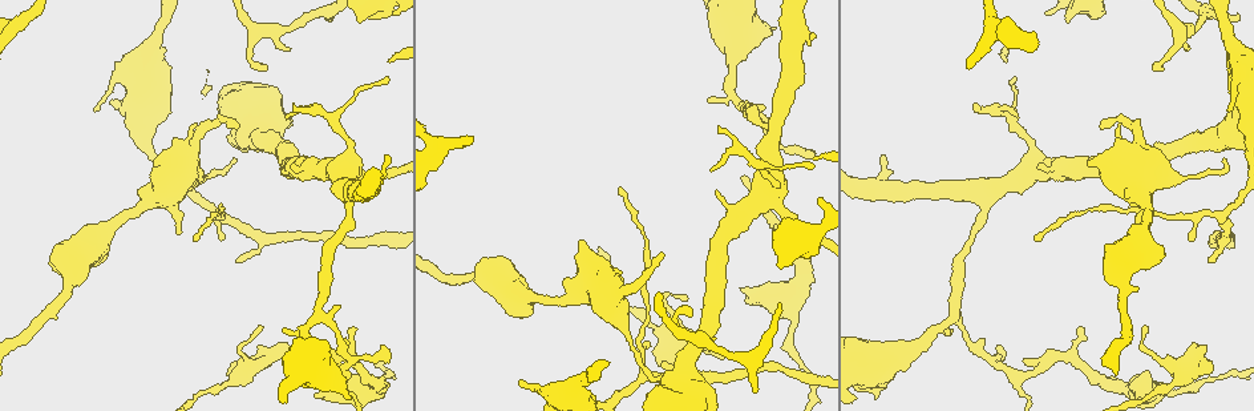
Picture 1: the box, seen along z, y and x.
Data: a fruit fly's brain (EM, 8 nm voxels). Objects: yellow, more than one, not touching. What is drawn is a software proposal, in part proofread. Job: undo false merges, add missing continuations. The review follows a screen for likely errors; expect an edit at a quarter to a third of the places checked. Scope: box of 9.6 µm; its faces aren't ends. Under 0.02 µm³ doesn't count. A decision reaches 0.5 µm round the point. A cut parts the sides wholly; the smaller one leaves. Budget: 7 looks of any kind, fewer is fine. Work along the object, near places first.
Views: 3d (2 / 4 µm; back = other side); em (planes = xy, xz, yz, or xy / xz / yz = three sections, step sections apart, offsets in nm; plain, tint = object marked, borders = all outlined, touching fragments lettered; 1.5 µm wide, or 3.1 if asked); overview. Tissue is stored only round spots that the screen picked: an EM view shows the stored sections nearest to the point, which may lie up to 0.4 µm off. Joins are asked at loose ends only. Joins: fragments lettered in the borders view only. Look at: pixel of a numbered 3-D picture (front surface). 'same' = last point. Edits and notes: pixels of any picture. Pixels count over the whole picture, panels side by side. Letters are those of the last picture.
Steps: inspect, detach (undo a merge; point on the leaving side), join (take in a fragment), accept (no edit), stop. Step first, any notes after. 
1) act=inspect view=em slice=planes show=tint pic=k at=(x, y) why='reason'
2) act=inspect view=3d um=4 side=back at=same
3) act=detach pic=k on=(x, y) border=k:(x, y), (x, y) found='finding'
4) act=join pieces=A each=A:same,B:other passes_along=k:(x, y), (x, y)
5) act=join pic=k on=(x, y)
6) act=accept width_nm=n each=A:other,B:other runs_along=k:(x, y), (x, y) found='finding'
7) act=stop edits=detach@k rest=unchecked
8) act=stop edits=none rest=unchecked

act=inspect view=em slice=planes show=tint pic=1 at=(316, 395) why='free end'

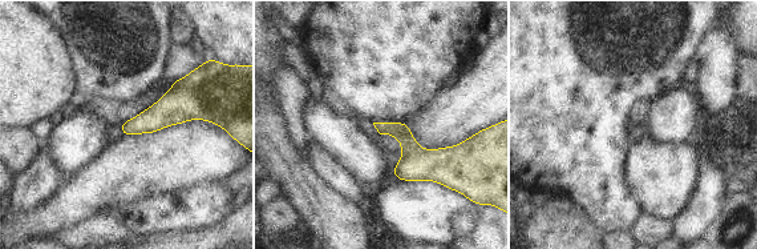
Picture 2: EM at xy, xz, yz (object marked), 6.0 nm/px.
act=inspect view=em slice=planes show=borders at=same

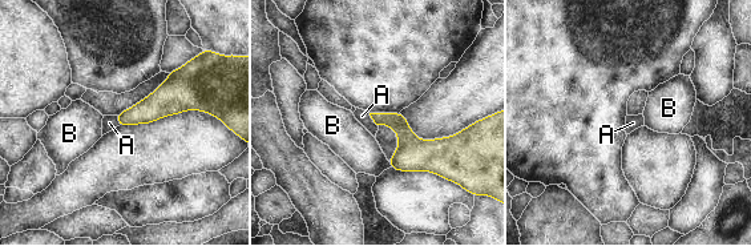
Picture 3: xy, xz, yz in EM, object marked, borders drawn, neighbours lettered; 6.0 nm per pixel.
act=accept longest_contact=A:90nm each=A:other,B:other border=3:(368, 113), (376, 125) found='no lettered fragment goes on from it'

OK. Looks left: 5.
act=inspect view=em slice=planes show=borders pic=1 at=(1040, 166) why='branch stops here'

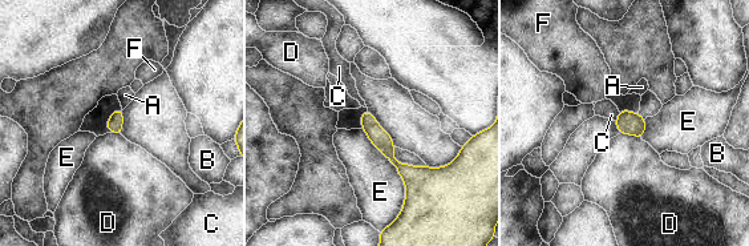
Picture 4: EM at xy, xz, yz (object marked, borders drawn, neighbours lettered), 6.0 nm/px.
act=accept each=A:other,B:other,C:other,D:other,E:other,F:other runs_along=4:(367, 113), (389, 156), (413, 180), (413, 192) found='none of them fits'

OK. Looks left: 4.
act=inspect view=3d um=4 pic=1 at=(722, 359) why='free end'

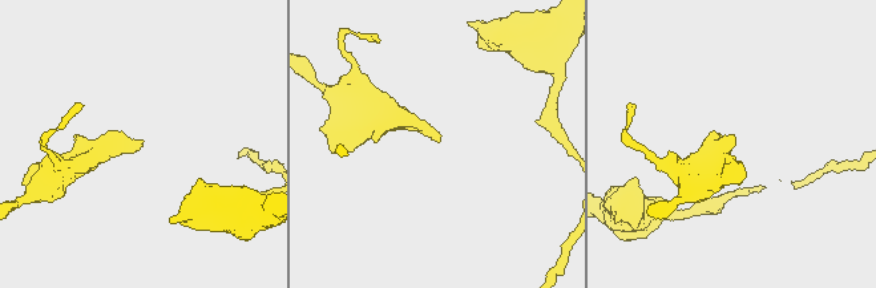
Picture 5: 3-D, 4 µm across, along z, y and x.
act=inspect view=em slice=planes show=plain pic=5 at=(141, 141)

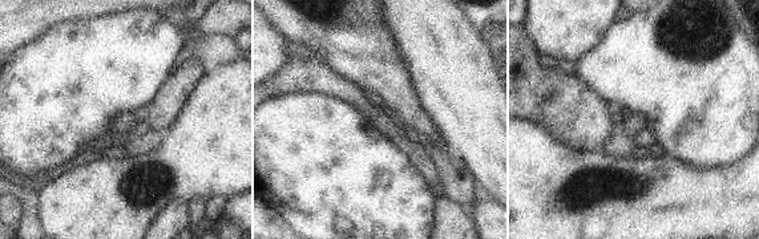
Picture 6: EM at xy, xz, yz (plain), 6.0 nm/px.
act=inspect view=em slice=planes show=borders at=same

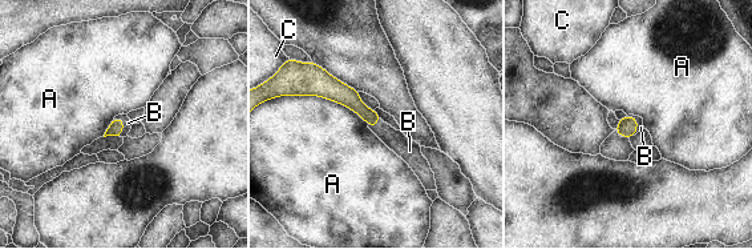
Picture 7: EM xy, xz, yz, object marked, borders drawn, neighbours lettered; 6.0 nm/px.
act=join pieces=B each=A:other,B:same,C:other passes_along=7:(116, 128), (122, 127), (128, 123) found='the cell continues'

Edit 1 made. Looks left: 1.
act=stop edits=join@7 rest=unchecked

